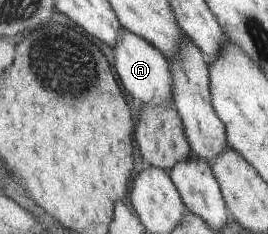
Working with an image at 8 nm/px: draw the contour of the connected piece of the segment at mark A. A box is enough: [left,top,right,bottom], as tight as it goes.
[113,25,174,106]

